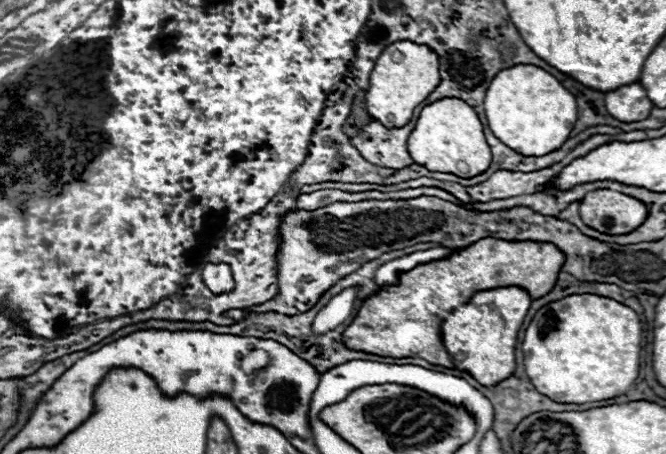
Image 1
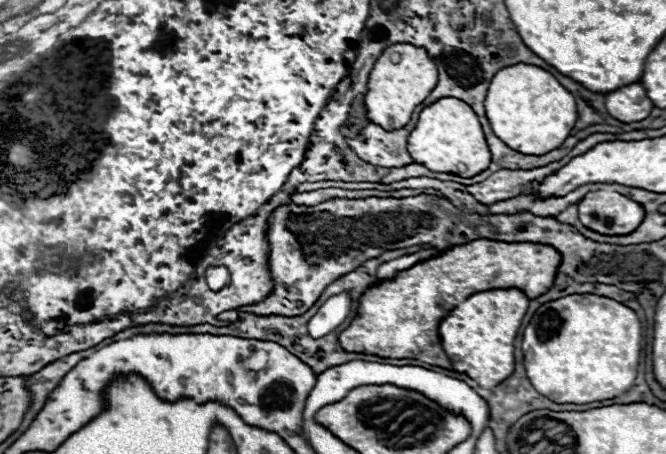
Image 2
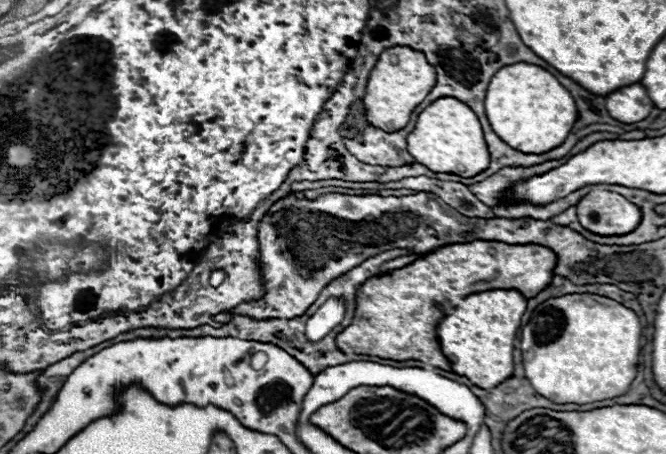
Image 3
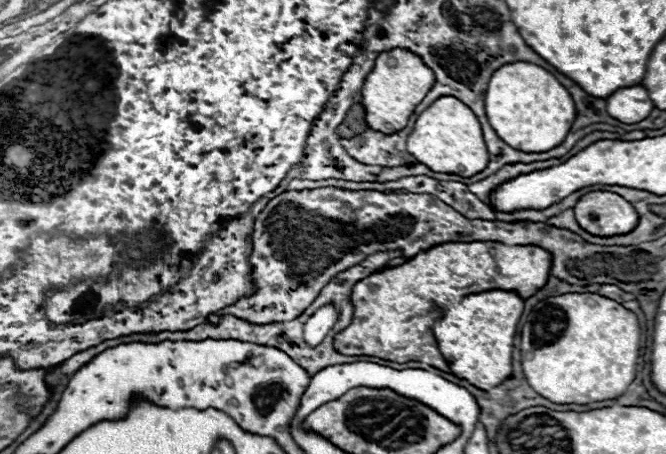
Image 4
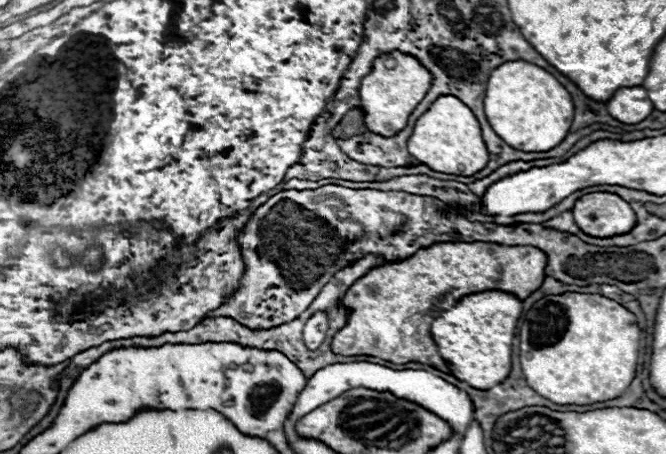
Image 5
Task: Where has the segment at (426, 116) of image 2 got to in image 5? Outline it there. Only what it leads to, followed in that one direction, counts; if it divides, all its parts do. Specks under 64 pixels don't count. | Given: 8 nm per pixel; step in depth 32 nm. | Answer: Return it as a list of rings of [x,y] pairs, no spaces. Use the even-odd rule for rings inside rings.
[[[440,96],[418,120],[408,138],[408,152],[434,172],[472,176],[488,164],[488,150],[482,140],[482,130],[472,110],[456,96]]]

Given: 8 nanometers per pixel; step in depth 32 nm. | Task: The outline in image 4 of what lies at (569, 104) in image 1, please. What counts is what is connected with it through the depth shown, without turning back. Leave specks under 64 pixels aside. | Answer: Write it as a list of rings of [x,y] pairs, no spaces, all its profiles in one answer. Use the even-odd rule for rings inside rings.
[[[528,62],[504,64],[496,70],[486,90],[486,116],[496,134],[522,152],[548,152],[560,146],[576,118],[568,90],[544,68]]]

